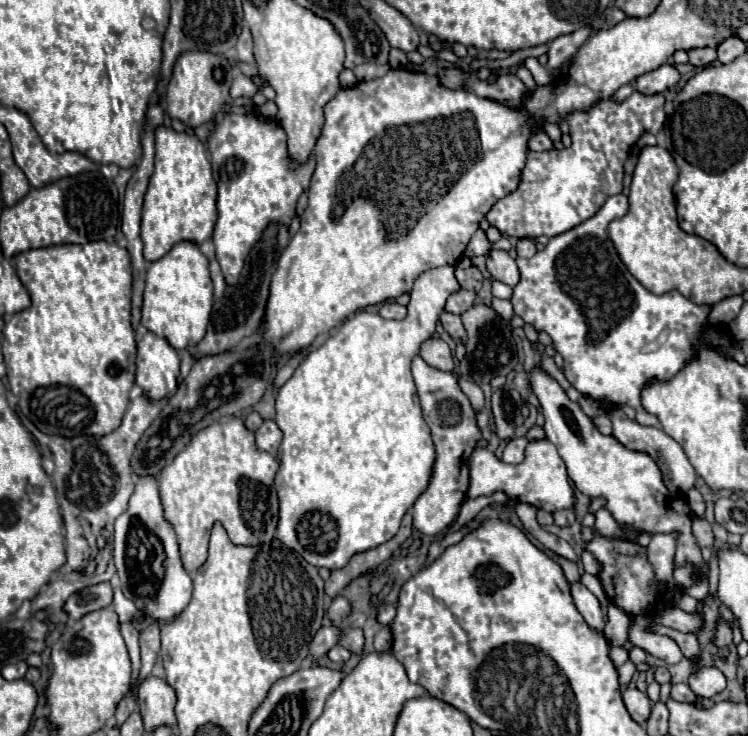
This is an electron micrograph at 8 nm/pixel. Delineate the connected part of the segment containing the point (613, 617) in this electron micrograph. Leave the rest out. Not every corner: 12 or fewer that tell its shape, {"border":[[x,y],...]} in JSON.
{"border":[[608,606],[604,634],[612,646],[624,646],[630,618],[618,606]]}

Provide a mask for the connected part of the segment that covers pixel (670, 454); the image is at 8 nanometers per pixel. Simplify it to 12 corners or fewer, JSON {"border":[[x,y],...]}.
{"border":[[610,410],[612,436],[658,464],[664,484],[686,494],[696,484],[682,446],[660,428]]}

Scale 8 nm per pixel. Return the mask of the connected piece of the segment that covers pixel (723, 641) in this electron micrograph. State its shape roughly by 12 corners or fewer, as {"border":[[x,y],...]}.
{"border":[[718,620],[712,644],[726,648],[732,642],[732,630]]}

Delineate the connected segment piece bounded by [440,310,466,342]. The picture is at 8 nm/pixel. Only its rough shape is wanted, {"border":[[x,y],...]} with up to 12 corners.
{"border":[[444,310],[440,314],[444,330],[454,340],[466,342],[460,316]]}

